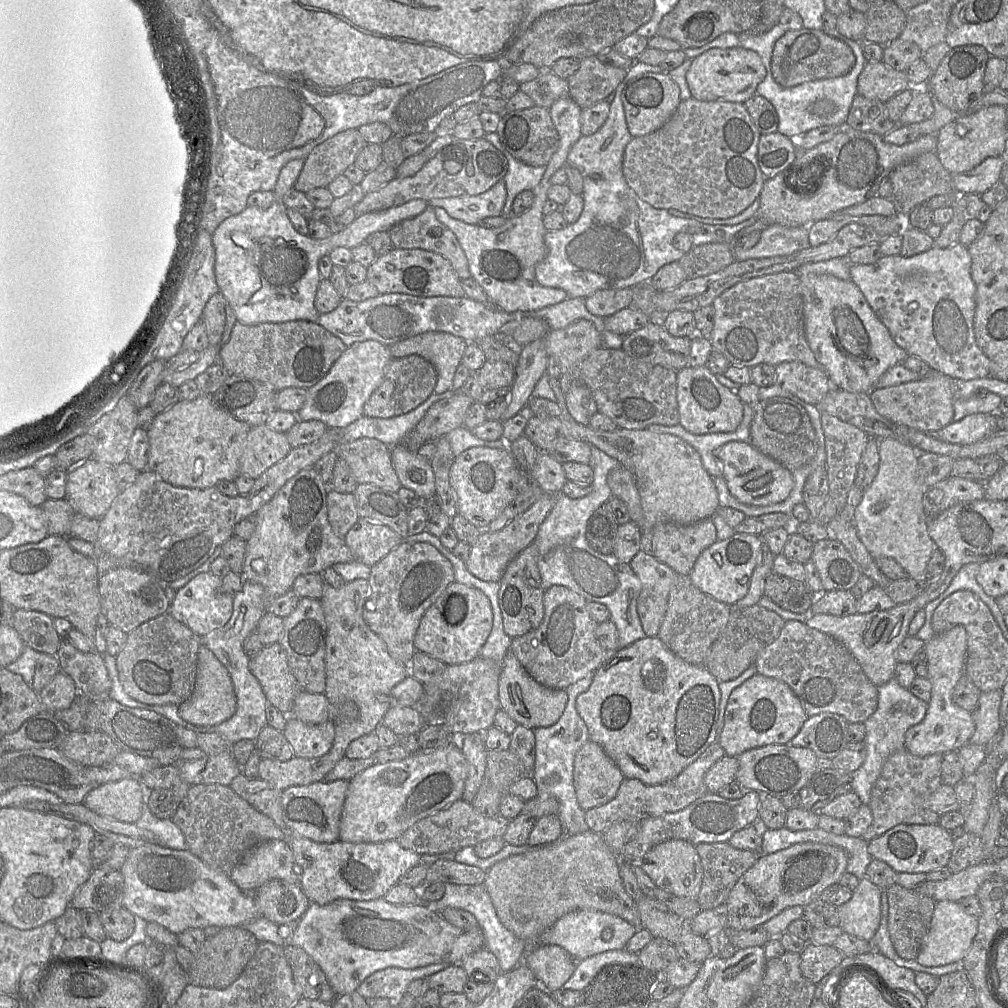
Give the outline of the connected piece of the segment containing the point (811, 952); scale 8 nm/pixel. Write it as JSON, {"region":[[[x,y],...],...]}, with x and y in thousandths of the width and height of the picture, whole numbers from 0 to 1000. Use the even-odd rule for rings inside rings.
{"region":[[[802,935],[794,945],[796,967],[808,976],[813,975],[832,958],[837,947],[826,938],[812,938]]]}

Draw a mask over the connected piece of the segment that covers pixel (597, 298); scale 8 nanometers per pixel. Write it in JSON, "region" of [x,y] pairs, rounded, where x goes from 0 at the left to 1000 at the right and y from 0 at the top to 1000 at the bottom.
{"region":[[[600,287],[594,288],[580,297],[582,308],[597,315],[604,314],[611,310],[624,305],[628,297],[628,287]]]}

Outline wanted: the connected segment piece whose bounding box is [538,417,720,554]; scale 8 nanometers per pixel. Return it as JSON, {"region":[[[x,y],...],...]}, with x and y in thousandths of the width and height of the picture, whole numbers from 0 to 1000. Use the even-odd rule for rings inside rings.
{"region":[[[534,414],[550,423],[555,433],[578,438],[612,455],[624,465],[631,476],[639,509],[638,521],[634,521],[636,546],[647,550],[647,523],[654,518],[684,521],[706,514],[713,502],[713,494],[707,474],[698,465],[693,449],[676,435],[643,426],[592,428],[584,422],[558,414]]]}

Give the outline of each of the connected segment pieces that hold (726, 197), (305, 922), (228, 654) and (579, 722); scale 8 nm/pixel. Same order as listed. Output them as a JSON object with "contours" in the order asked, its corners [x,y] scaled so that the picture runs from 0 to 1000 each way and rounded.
{"contours":[[[[686,96],[674,102],[665,118],[653,129],[639,135],[627,136],[622,143],[618,155],[618,174],[622,183],[632,193],[653,207],[672,207],[680,211],[708,217],[720,217],[732,213],[753,195],[759,176],[752,163],[752,142],[755,132],[747,122],[738,102],[723,100],[695,100]]],[[[375,891],[371,893],[353,894],[347,892],[334,892],[324,898],[317,899],[313,896],[308,896],[306,902],[298,913],[294,916],[293,923],[288,931],[284,933],[288,938],[292,938],[300,940],[311,952],[316,957],[321,964],[325,975],[332,984],[333,988],[339,988],[349,985],[355,978],[368,966],[373,963],[380,962],[385,959],[393,959],[399,961],[412,961],[421,959],[432,955],[442,956],[456,956],[464,947],[480,939],[480,929],[476,920],[474,923],[460,923],[452,920],[442,914],[435,905],[431,905],[424,900],[424,896],[413,896],[410,898],[392,898],[385,896],[381,891]]],[[[242,575],[240,585],[232,589],[231,592],[231,607],[227,616],[221,622],[213,624],[199,633],[199,639],[203,640],[212,648],[216,655],[225,663],[229,671],[234,689],[234,705],[228,713],[212,720],[193,720],[183,715],[178,710],[176,699],[148,699],[131,693],[124,688],[118,677],[115,652],[105,647],[102,649],[102,653],[110,674],[108,692],[126,701],[155,706],[170,714],[175,719],[192,725],[195,728],[215,727],[229,739],[242,733],[253,735],[258,725],[265,719],[263,703],[267,697],[258,678],[247,665],[248,653],[243,648],[241,640],[245,632],[253,627],[259,612],[266,606],[265,591],[261,581]]],[[[589,667],[564,680],[561,685],[563,689],[562,702],[556,713],[548,720],[529,723],[531,728],[532,752],[531,760],[527,767],[531,774],[534,789],[549,790],[555,797],[554,811],[558,816],[559,828],[572,828],[584,822],[580,806],[573,798],[569,781],[569,754],[573,744],[584,735],[584,726],[580,715],[571,702],[571,693],[581,687],[589,672]]]]}

